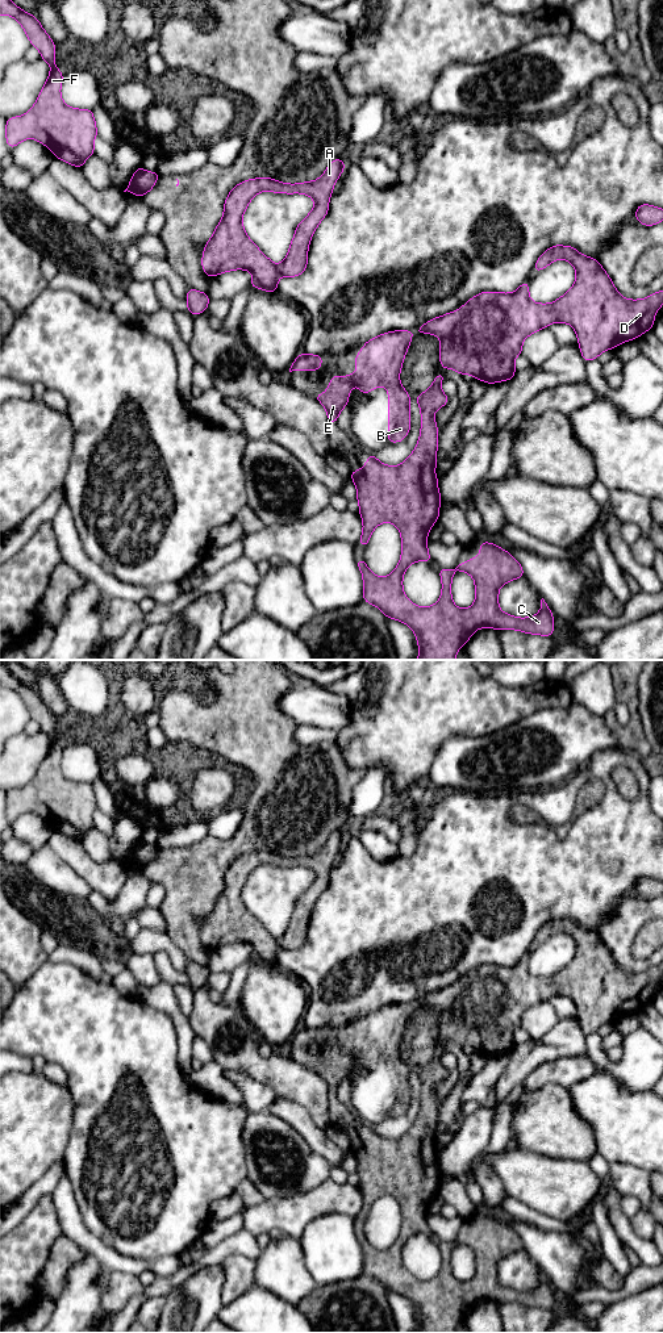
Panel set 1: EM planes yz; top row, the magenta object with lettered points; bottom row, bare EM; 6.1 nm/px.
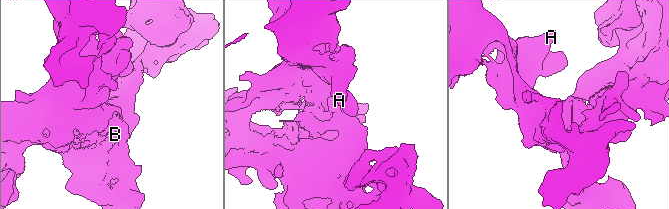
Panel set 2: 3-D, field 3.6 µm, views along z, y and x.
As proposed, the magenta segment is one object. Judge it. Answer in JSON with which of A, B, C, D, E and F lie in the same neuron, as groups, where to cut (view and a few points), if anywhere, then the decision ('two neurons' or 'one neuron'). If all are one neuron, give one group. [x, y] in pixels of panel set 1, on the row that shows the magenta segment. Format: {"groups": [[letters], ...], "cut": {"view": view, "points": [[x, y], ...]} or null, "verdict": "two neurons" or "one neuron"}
{"groups": [["A", "B", "C", "D", "E", "F"]], "cut": null, "verdict": "one neuron"}

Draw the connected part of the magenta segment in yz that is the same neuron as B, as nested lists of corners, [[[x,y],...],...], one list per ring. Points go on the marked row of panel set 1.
[[[412,330],[388,331],[363,344],[355,356],[356,375],[332,376],[325,394],[314,394],[328,411],[328,422],[338,422],[339,411],[349,405],[350,389],[358,385],[362,394],[385,385],[388,388],[388,443],[405,439],[410,430],[410,396],[399,380],[404,356],[412,342]]]

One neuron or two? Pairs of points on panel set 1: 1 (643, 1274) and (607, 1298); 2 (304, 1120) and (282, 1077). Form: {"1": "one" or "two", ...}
{"1": "one", "2": "two"}

